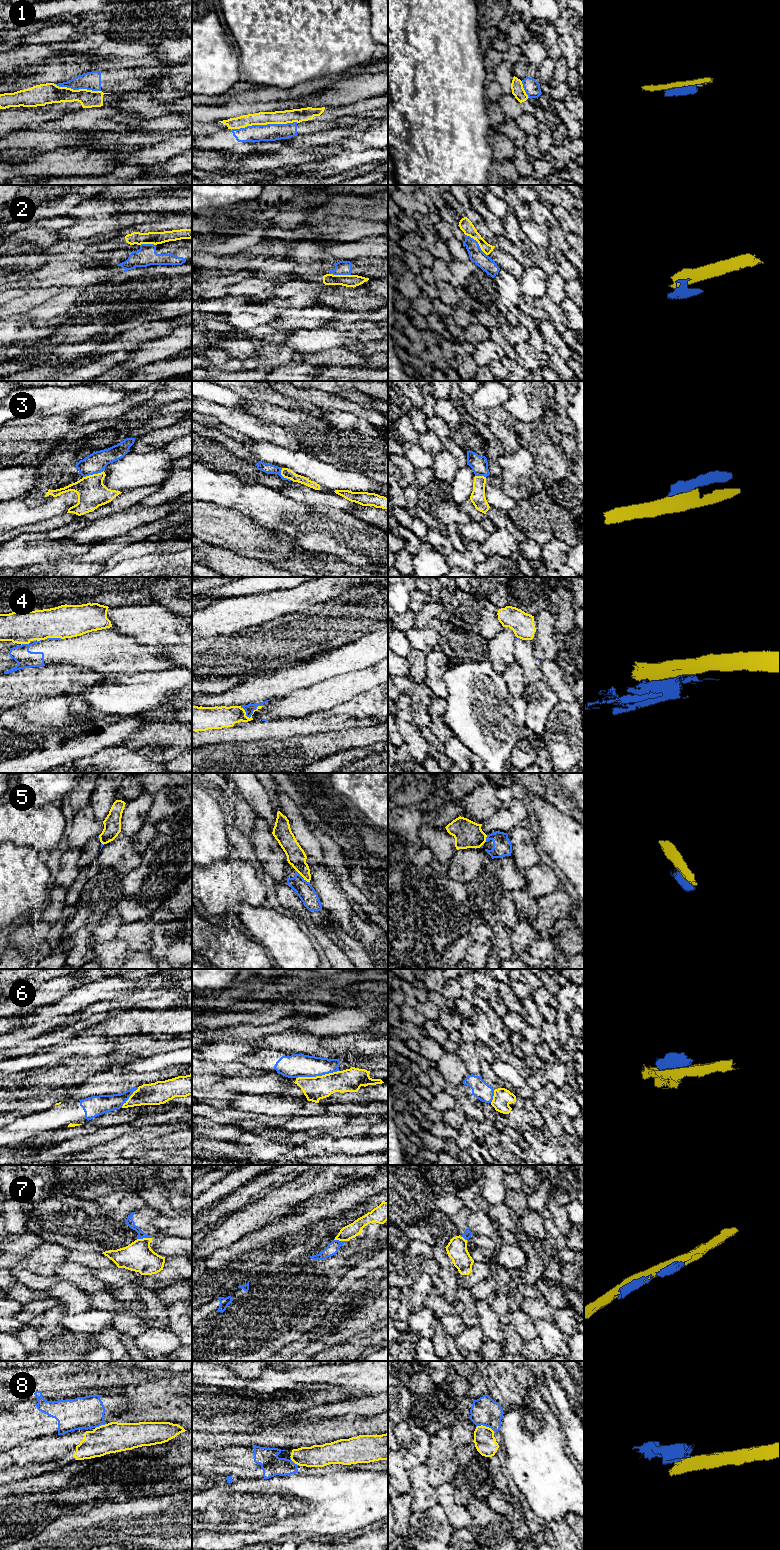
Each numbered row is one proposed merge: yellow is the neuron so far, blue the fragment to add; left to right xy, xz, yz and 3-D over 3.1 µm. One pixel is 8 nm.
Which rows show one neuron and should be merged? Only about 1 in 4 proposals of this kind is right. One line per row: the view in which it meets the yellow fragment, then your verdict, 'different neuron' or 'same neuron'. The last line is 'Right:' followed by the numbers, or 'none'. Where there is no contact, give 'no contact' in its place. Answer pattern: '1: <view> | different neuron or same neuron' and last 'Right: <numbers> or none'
1: xz | different neuron
2: yz | different neuron
3: xy | different neuron
4: xz | different neuron
5: xz | different neuron
6: xz | different neuron
7: xy | different neuron
8: yz | different neuron
Right: none

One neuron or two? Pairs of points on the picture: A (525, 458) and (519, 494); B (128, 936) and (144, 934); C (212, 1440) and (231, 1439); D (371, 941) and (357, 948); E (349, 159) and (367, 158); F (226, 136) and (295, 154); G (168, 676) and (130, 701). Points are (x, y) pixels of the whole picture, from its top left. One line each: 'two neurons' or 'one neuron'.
A: one neuron
B: one neuron
C: one neuron
D: two neurons
E: one neuron
F: two neurons
G: one neuron

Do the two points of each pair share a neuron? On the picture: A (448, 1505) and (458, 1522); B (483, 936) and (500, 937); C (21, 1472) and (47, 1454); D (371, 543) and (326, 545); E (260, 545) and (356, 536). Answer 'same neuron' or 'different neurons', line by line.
A: same neuron
B: different neurons
C: same neuron
D: same neuron
E: different neurons

